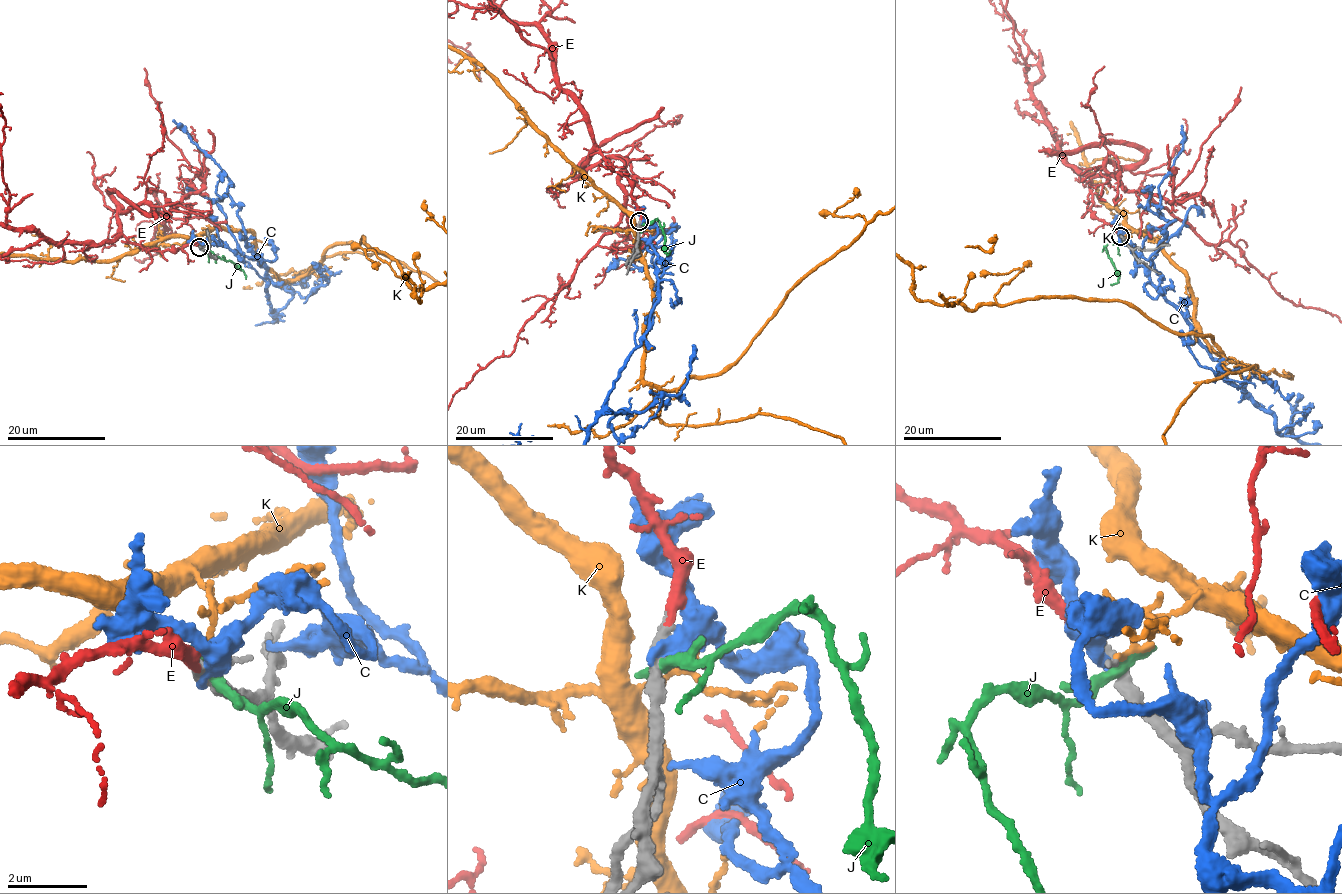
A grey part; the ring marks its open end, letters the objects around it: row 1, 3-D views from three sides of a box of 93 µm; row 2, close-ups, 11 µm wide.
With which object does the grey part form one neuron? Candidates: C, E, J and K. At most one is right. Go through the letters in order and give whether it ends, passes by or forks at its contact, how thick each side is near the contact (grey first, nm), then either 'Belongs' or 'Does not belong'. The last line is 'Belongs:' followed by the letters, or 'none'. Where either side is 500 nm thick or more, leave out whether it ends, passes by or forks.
C: It ends there. Thickness 280 nm (grey) against 400 nm. Does not belong
E: It ends there. Thickness 240 nm (grey) against 280 nm. Belongs
J: It ends there. Thickness 320 nm (grey) against 360 nm. Does not belong
K: It ends there. Thickness 240 nm (grey) against 170 nm. Does not belong
Belongs: E

